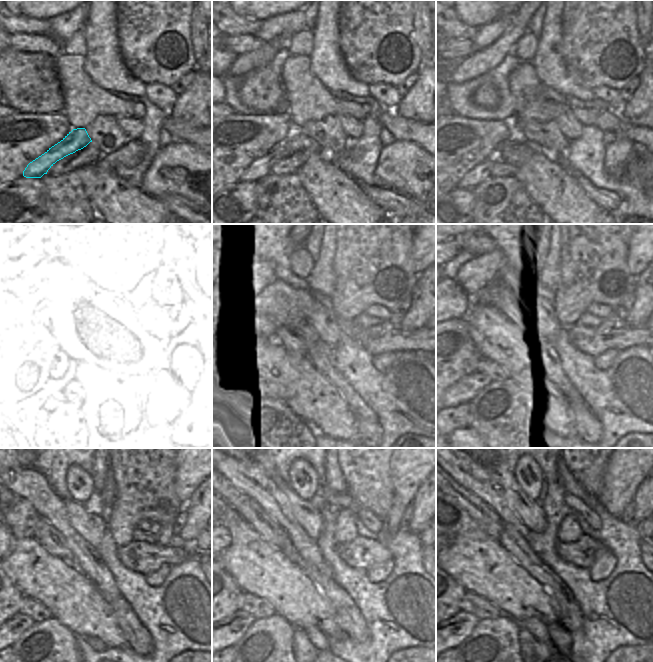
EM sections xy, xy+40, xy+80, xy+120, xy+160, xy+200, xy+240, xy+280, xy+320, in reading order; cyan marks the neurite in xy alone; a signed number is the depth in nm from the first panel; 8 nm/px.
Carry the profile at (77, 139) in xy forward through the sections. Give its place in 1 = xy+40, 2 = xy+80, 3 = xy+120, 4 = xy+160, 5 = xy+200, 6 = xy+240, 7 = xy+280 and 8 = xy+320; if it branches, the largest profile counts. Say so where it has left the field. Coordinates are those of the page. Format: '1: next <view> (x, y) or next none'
1: next xy+40 (298, 141)
2: next xy+80 (482, 171)
3: next xy+120 (22, 401)
4: next xy+160 (232, 415)
5: next xy+200 (456, 415)
6: next xy+240 (8, 632)
7: next xy+280 (232, 629)
8: next xy+320 (456, 629)

